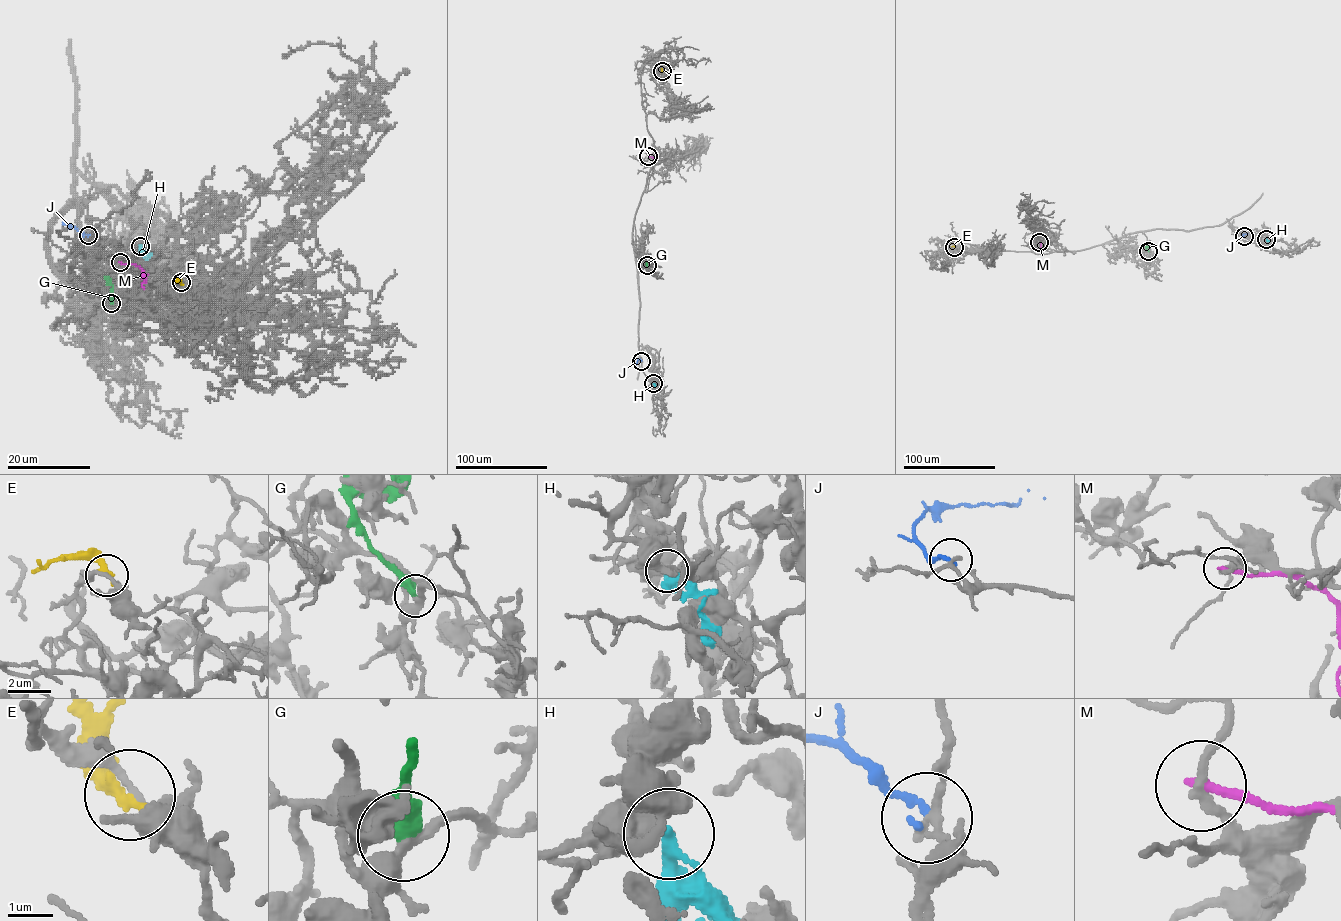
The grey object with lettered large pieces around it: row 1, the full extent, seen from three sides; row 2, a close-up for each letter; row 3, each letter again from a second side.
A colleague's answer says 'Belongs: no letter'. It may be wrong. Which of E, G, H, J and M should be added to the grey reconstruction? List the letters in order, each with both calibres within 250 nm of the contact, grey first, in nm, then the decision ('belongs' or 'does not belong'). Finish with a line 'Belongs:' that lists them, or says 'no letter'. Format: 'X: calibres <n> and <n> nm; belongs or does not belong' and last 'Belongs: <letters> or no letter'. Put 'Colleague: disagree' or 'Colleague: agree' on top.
Colleague: agree
E: calibres 190 and 280 nm; does not belong
G: calibres 320 and 420 nm; does not belong
H: calibres 440 and 280 nm; does not belong
J: calibres 180 and 180 nm; does not belong
M: calibres 200 and 200 nm; does not belong
Belongs: no letter

